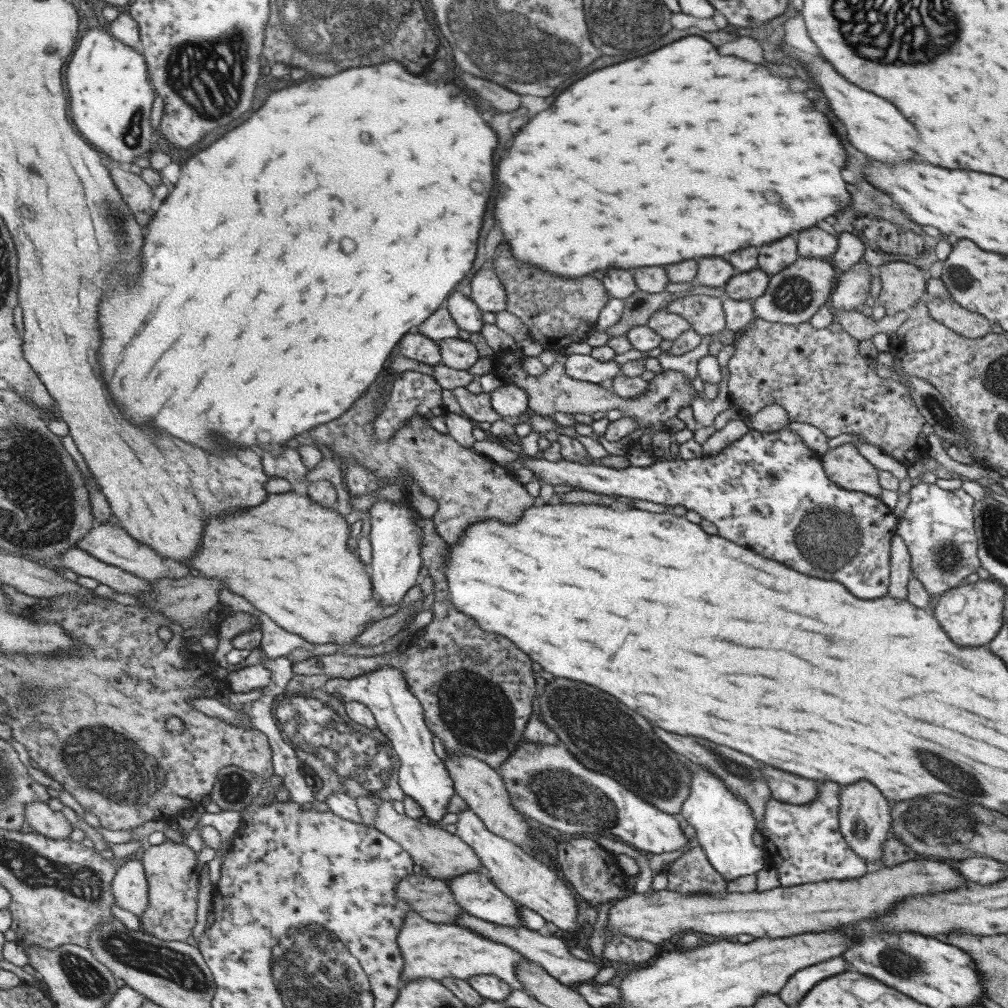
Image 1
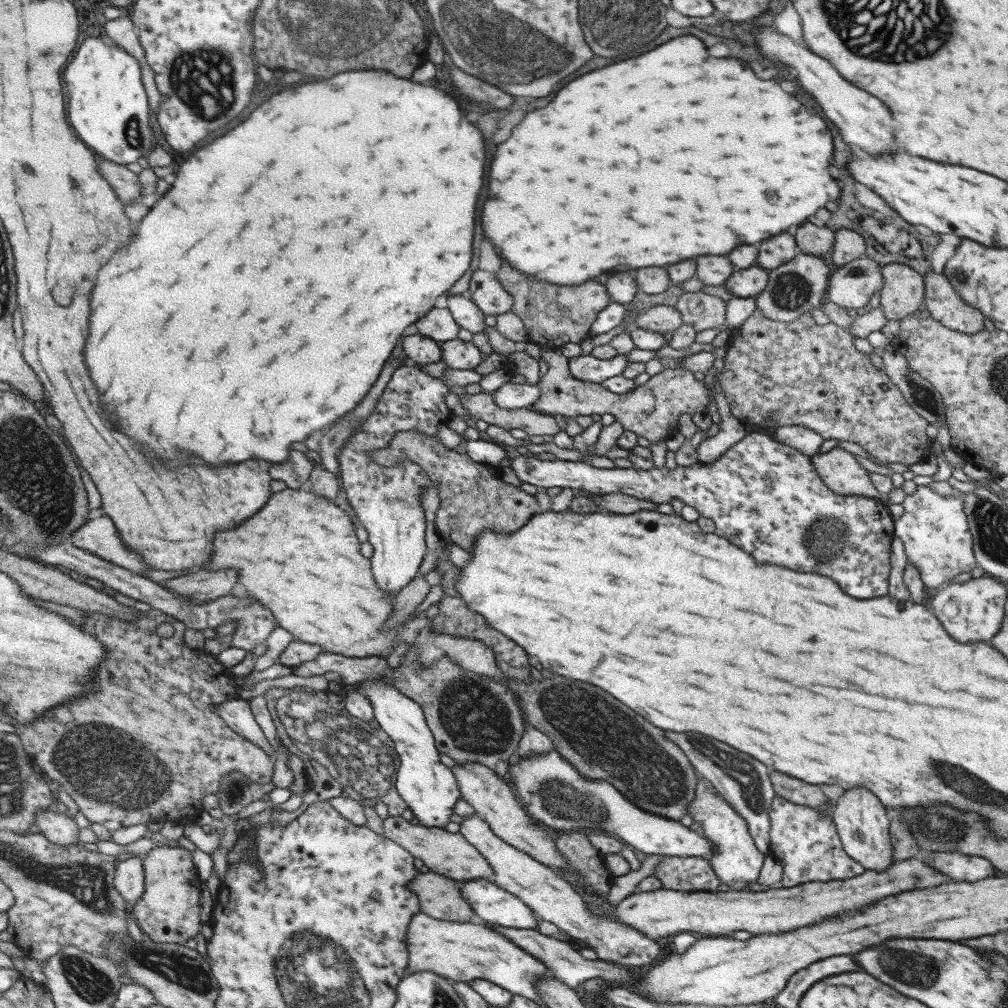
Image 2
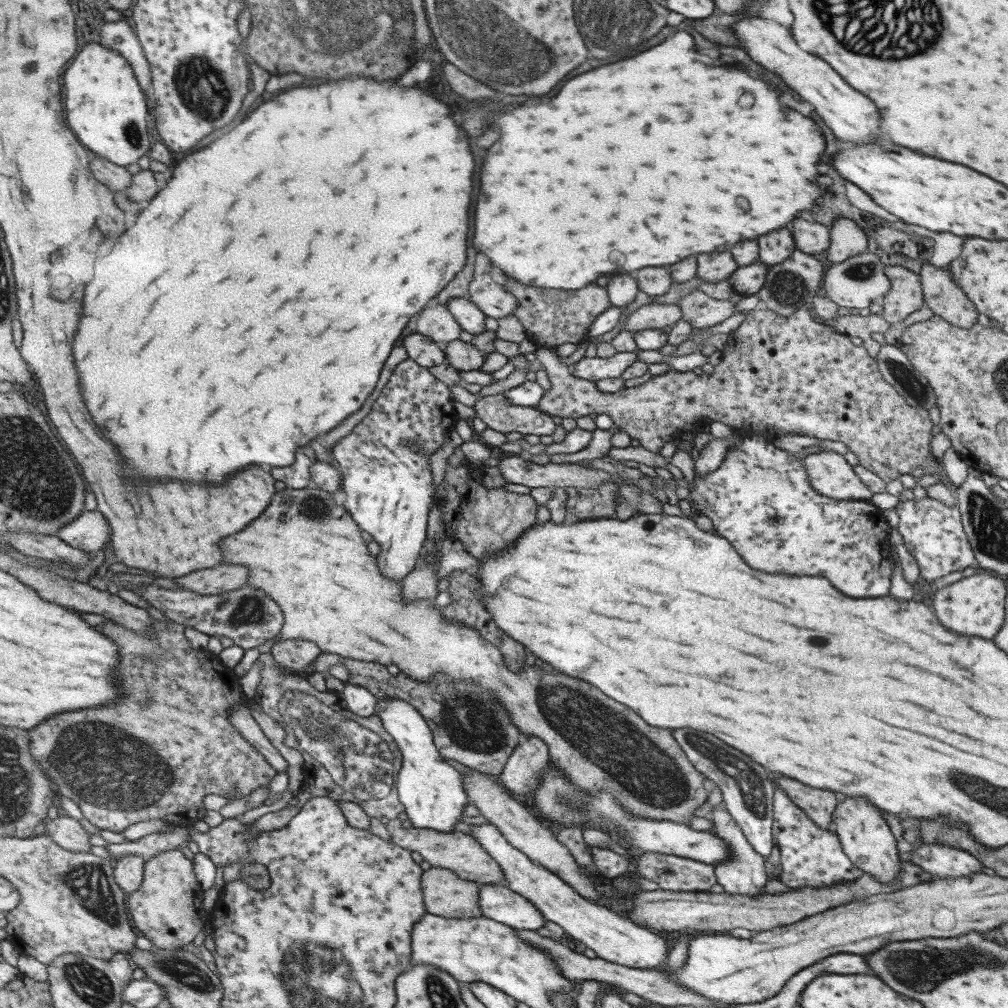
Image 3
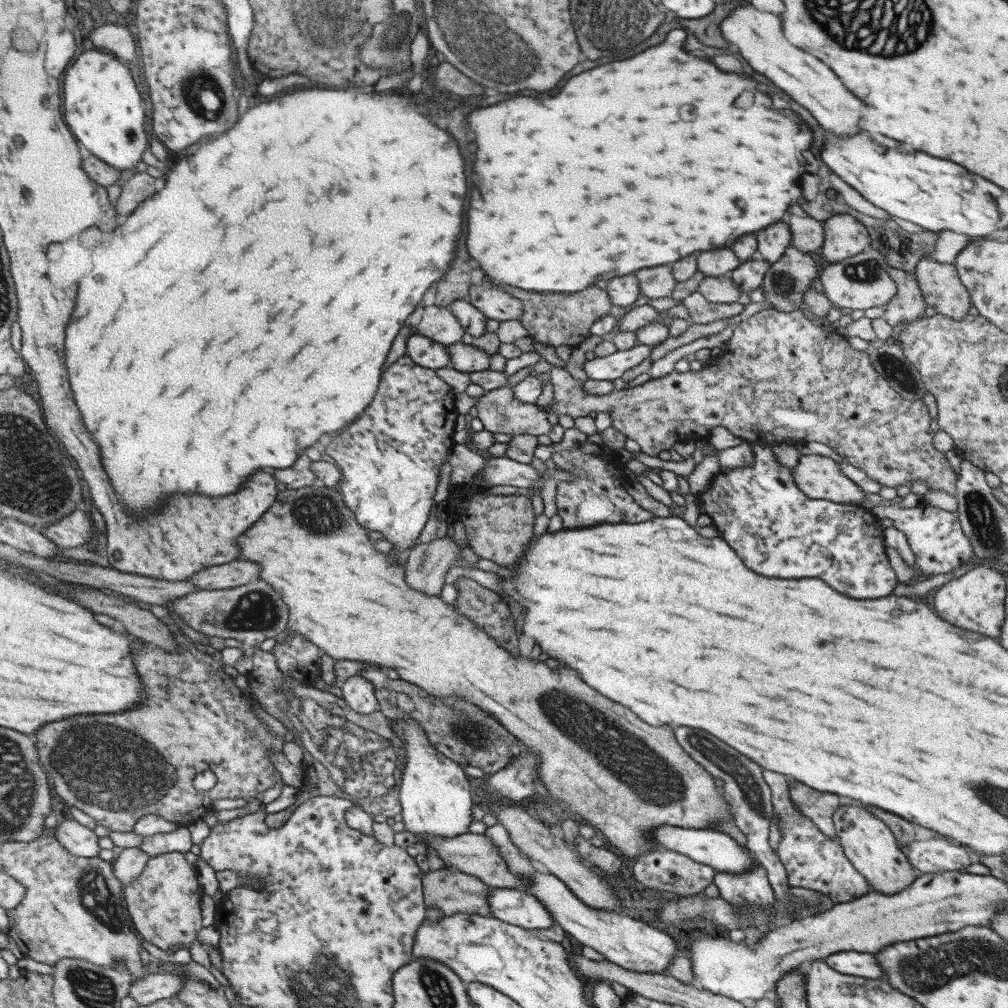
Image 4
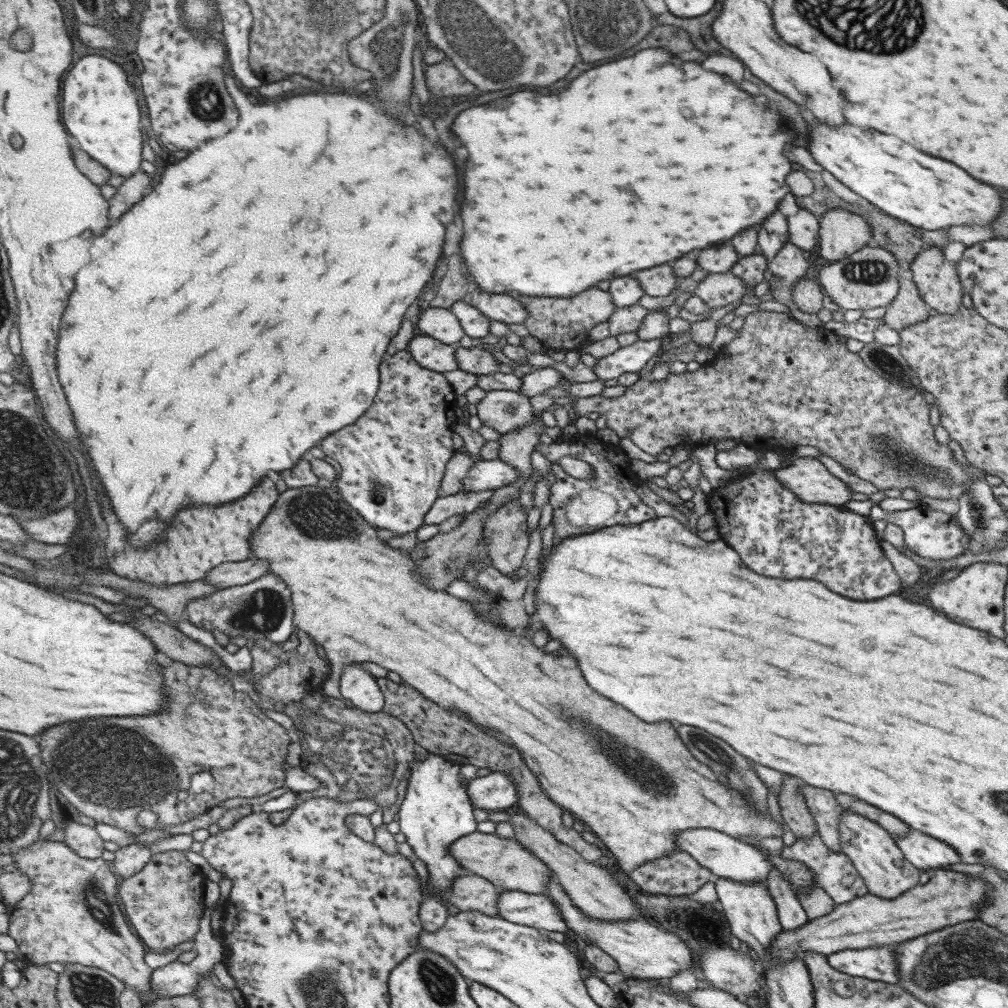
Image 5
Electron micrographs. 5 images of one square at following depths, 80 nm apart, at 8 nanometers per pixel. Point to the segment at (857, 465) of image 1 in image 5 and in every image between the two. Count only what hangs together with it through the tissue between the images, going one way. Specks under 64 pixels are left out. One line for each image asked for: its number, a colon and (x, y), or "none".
2: (837, 469)
3: (828, 474)
4: (818, 477)
5: (806, 477)

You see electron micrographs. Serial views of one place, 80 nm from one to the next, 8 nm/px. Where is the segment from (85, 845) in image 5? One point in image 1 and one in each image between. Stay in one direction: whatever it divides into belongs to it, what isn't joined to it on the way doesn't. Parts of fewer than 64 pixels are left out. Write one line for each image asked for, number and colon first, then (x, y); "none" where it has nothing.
1: (40, 818)
2: (62, 829)
3: (67, 832)
4: (79, 840)

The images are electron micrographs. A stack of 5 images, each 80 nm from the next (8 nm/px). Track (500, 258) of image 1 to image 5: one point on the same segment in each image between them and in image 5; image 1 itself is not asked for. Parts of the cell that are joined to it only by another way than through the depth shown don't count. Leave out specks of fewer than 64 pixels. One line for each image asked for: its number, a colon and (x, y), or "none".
2: (553, 315)
3: (550, 317)
4: (555, 319)
5: (563, 323)

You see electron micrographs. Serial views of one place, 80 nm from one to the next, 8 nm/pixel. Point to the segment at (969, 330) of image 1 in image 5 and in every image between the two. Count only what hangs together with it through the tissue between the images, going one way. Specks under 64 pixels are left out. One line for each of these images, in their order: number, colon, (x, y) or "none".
2: (944, 306)
3: (944, 298)
4: (940, 287)
5: (935, 278)

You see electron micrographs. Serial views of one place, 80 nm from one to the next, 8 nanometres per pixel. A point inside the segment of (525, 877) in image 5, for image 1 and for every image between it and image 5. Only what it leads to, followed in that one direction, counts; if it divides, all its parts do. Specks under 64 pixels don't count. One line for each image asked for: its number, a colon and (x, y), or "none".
1: (444, 855)
2: (450, 854)
3: (463, 853)
4: (475, 854)

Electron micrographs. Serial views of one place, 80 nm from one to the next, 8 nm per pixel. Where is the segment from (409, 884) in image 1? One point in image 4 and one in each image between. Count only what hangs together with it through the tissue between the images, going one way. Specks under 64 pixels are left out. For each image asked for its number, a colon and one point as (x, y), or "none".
2: (440, 896)
3: (447, 895)
4: (453, 891)

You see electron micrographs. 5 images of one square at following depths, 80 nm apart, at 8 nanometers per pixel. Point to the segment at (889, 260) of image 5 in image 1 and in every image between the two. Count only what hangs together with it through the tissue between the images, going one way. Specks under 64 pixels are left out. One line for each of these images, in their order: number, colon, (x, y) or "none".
1: (851, 288)
2: (850, 286)
3: (855, 282)
4: (860, 281)

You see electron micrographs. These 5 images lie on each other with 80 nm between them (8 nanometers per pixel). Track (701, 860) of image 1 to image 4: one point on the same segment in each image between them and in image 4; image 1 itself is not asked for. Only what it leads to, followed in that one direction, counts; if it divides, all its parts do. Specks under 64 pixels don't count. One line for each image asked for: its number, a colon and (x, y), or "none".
2: (686, 874)
3: (670, 872)
4: (662, 869)

